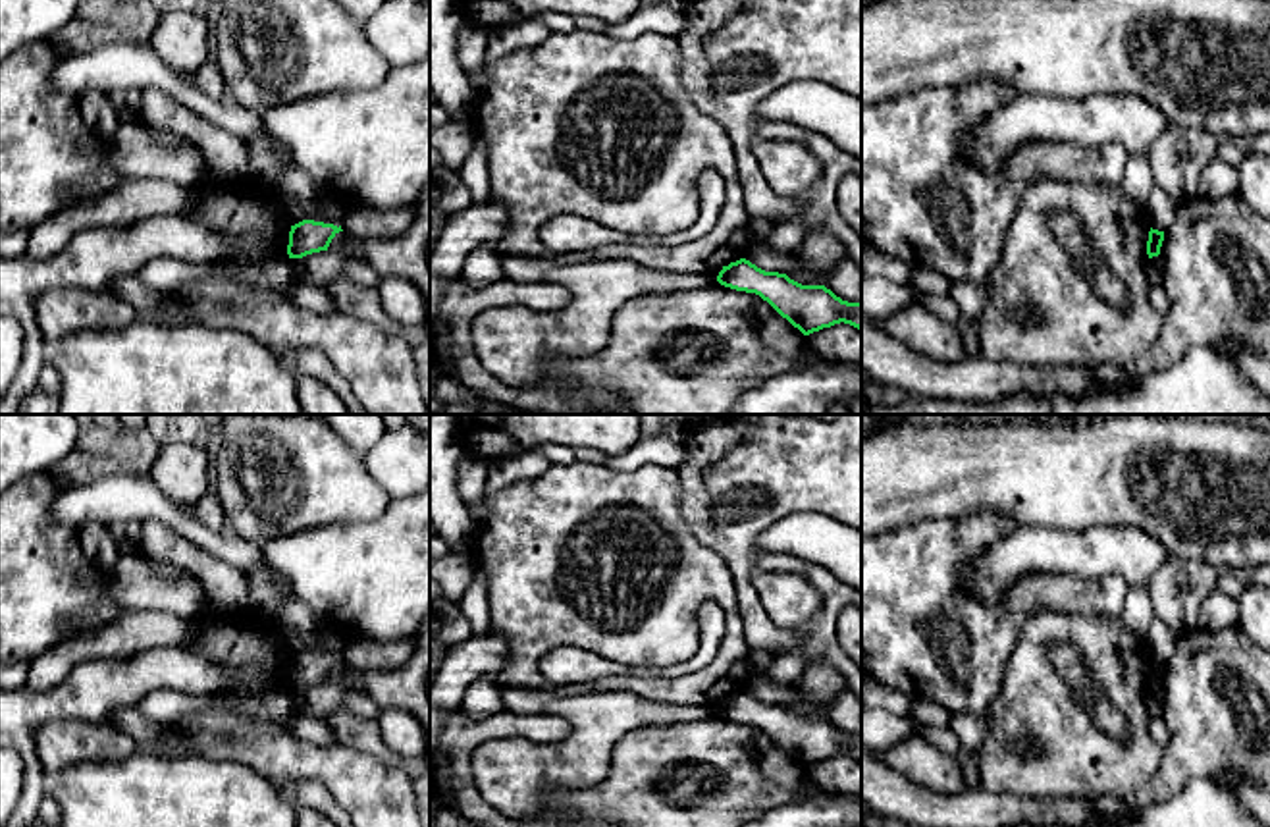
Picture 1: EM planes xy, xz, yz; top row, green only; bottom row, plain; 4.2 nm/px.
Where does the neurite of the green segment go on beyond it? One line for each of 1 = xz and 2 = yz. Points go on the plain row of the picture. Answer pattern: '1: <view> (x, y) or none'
1: none
2: none

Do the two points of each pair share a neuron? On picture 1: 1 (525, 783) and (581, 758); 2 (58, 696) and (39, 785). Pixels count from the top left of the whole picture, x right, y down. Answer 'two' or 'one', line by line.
1: one
2: one

